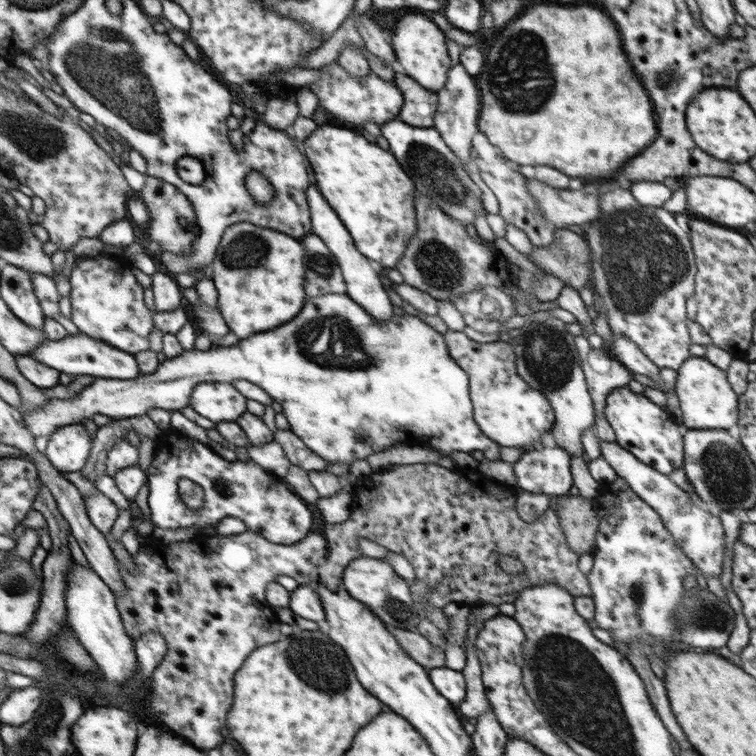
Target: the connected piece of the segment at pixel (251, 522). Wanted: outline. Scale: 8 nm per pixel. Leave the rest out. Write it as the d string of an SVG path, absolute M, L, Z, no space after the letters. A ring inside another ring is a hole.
M175 437L160 447L157 458L147 471L149 484L148 506L154 528L188 529L209 527L222 518L231 516L242 520L248 531L261 534L273 544L292 545L311 532L312 512L279 477L262 468L252 459L228 461L216 450L189 437ZM188 479L203 487L203 503L198 508L188 508L179 495L178 480Z

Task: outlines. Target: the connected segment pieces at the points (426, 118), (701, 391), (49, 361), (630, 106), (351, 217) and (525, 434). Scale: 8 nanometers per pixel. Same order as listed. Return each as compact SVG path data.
M402 73L395 74L393 83L404 96L404 104L400 108L398 118L415 128L433 128L434 113L439 103L437 94L424 89L416 80Z
M692 355L677 370L678 376L675 392L682 410L683 424L688 429L696 430L730 430L736 426L739 417L739 400L729 383L725 370L714 366L705 357Z
M82 332L66 336L61 340L46 339L29 356L50 368L55 368L70 375L88 374L95 378L106 377L106 379L120 380L130 380L140 375L138 363L132 354L124 352L111 344L90 338L90 336L86 336Z
M538 4L538 6L528 8L524 14L520 14L520 18L516 17L509 23L508 28L504 28L504 32L492 44L492 48L485 58L484 69L474 77L481 97L479 132L486 134L488 140L500 148L501 156L506 157L516 166L546 165L554 167L569 177L572 176L572 178L600 178L600 176L604 176L604 180L606 180L614 170L624 168L630 158L634 158L642 148L646 148L655 139L657 126L654 126L654 118L652 118L652 104L650 104L648 94L642 88L640 80L636 78L632 66L628 64L628 58L622 50L619 30L616 30L616 23L610 18L605 9L601 7L600 10L590 8L590 6L576 6L570 10L562 10L562 6Z
M334 126L318 128L301 144L303 154L312 164L318 189L352 234L356 248L373 265L395 268L417 228L414 212L416 188L396 158L370 144L364 136Z
M449 330L444 340L450 356L468 375L473 417L483 434L500 446L538 447L543 432L553 427L555 414L549 400L517 372L514 347L500 340L478 344L460 330Z

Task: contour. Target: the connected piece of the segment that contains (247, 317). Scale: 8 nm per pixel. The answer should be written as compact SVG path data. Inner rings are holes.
M248 222L233 224L224 231L211 279L220 294L217 305L229 331L246 339L292 320L302 310L304 250L299 239Z

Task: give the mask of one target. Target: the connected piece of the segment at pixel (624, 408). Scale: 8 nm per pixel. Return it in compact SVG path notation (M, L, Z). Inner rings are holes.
M628 385L610 391L605 404L605 419L614 429L617 443L640 462L666 475L683 468L683 436L676 419L644 393L633 392Z

